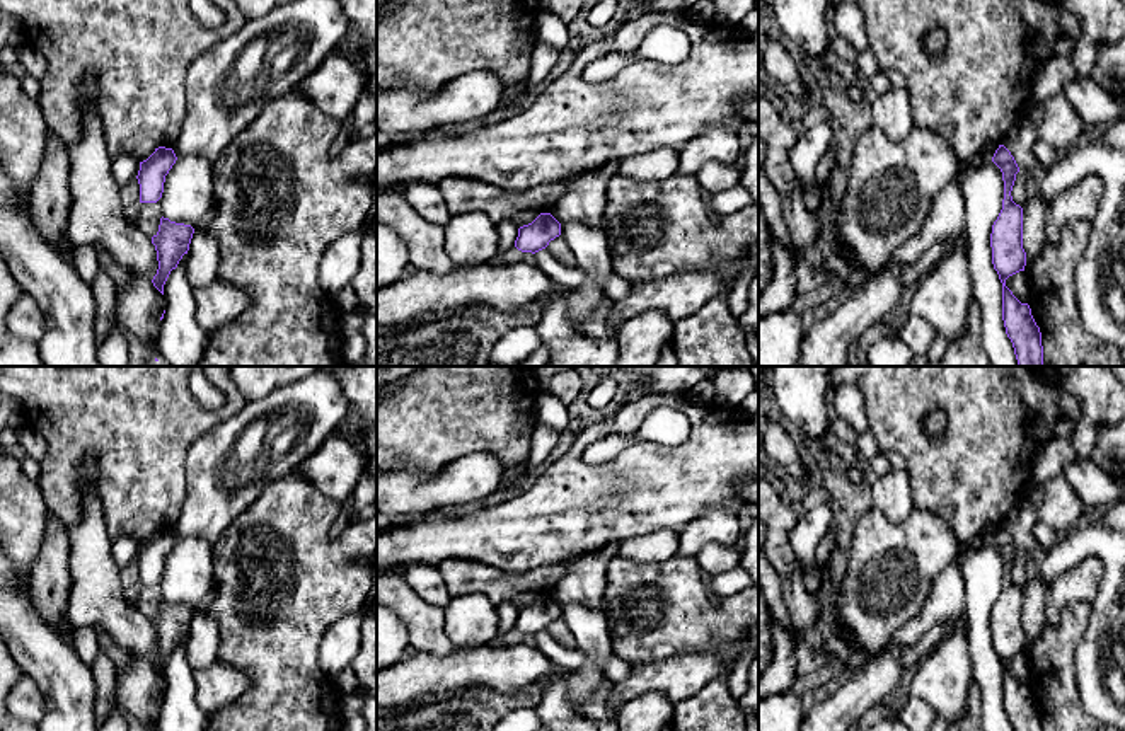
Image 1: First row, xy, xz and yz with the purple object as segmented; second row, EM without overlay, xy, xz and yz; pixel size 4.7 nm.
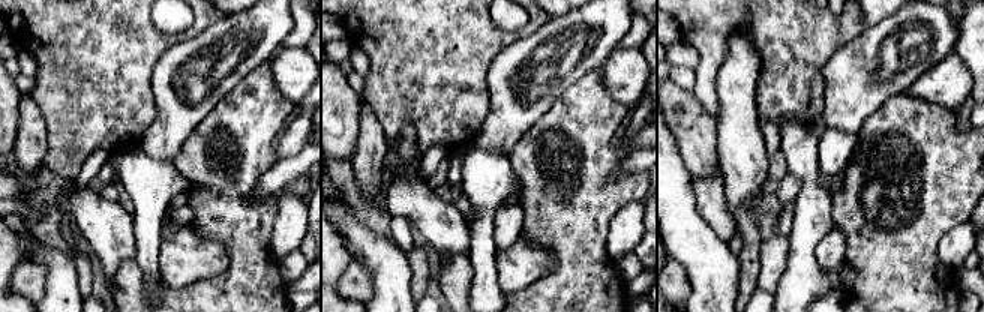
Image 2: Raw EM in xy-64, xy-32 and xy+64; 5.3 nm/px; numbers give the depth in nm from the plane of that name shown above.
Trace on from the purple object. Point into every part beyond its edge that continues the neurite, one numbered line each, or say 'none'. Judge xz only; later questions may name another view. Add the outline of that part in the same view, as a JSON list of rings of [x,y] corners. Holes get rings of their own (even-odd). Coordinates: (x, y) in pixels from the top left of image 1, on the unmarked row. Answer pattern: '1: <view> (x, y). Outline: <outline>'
1: xz (565, 658). Outline: [[[547,630],[535,634],[535,648],[564,671],[573,671],[586,661],[583,651],[561,646],[547,634]]]

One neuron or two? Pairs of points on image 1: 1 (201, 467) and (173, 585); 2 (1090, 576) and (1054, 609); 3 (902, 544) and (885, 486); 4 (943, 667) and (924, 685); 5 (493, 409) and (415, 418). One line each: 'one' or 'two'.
1: two
2: one
3: two
4: one
5: one

